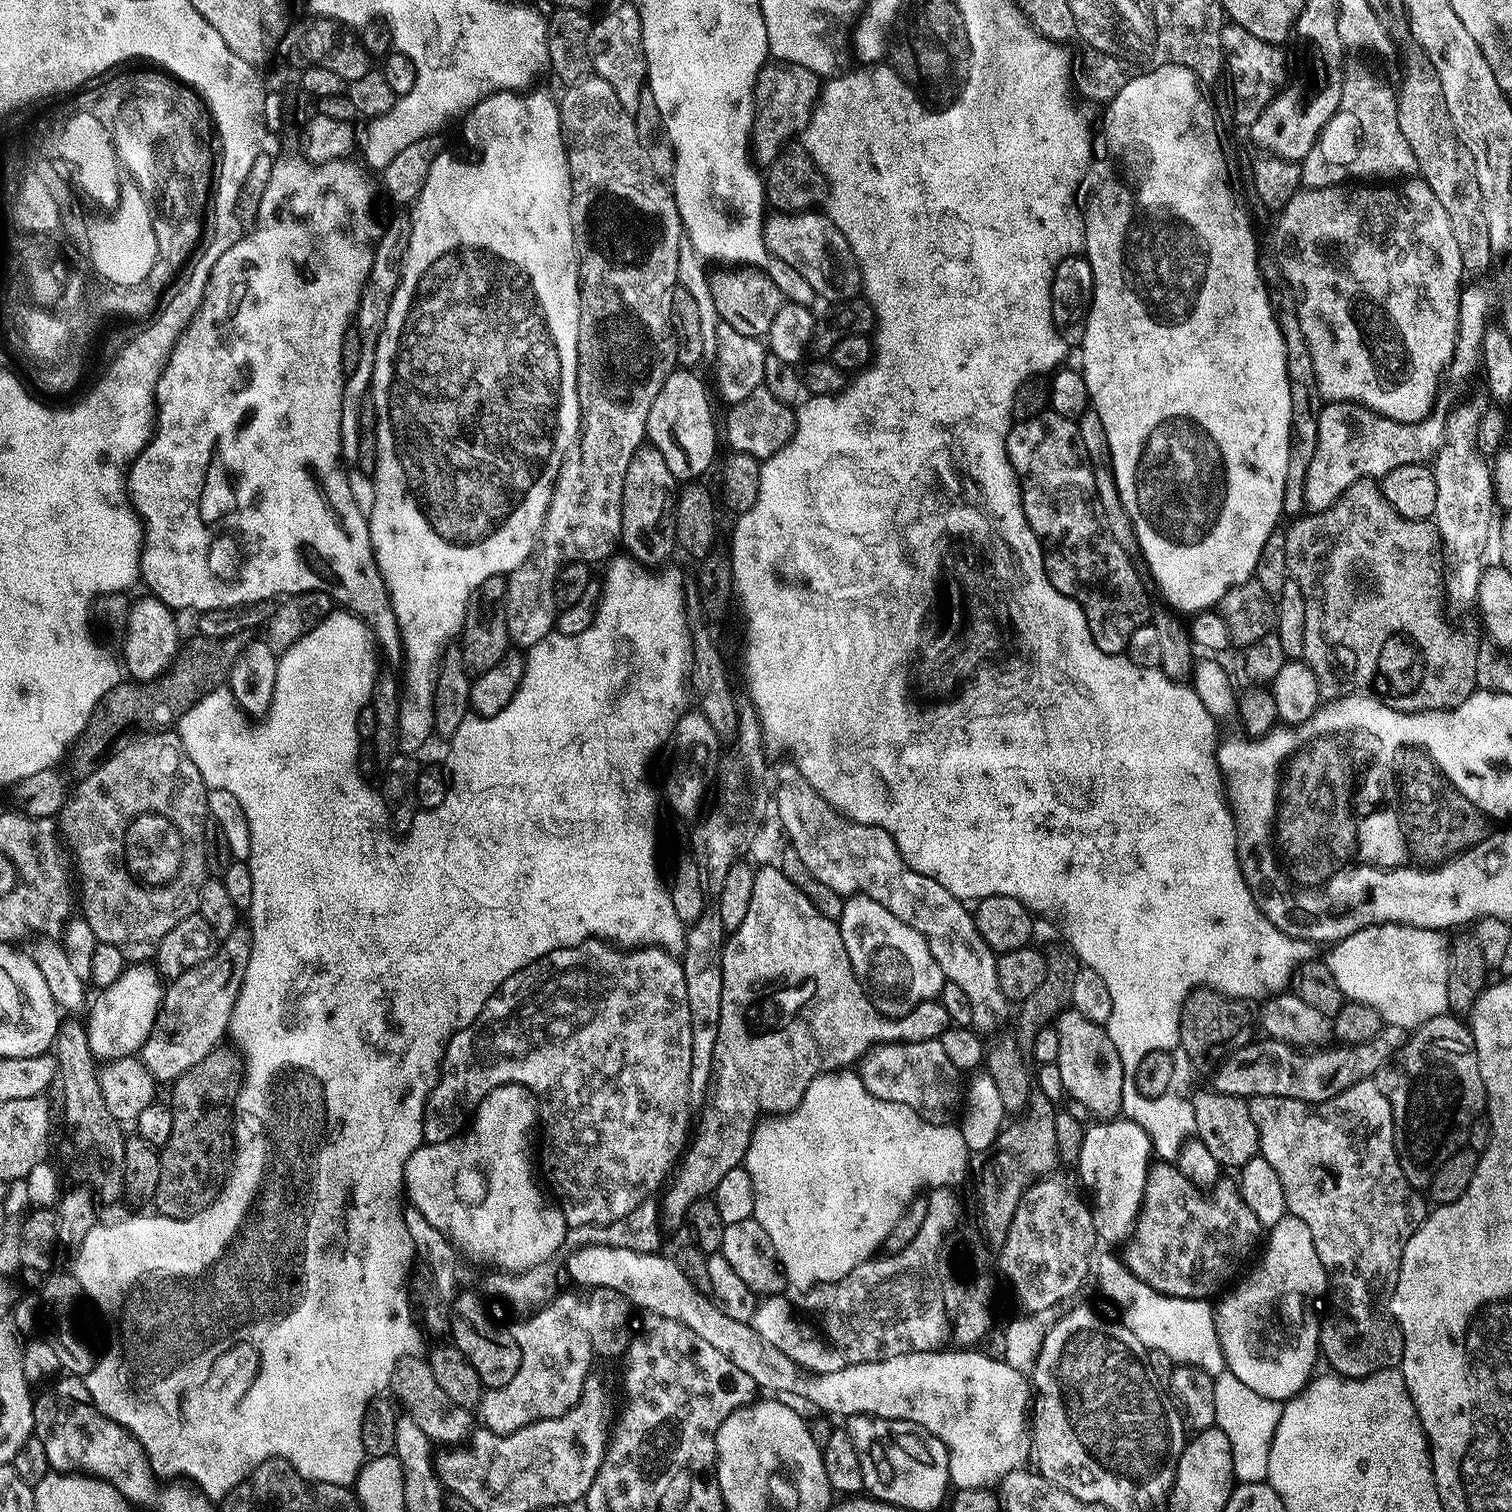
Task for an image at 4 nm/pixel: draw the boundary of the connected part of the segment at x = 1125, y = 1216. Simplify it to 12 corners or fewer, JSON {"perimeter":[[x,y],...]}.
{"perimeter":[[1127,1118],[1085,1127],[1078,1165],[1103,1243],[1142,1216],[1153,1160]]}

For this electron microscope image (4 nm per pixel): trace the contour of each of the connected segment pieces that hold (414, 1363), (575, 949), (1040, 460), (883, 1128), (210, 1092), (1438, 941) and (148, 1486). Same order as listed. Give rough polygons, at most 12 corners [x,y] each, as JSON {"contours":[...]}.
{"contours":[[[403,1356],[390,1388],[435,1445],[469,1439],[473,1413],[438,1386],[427,1359]],[[599,938],[446,1046],[424,1143],[536,1093],[558,1207],[625,1220],[690,1140],[683,963]],[[1017,420],[1006,454],[1054,590],[1111,656],[1154,608],[1098,511],[1077,421]],[[823,1072],[743,1167],[787,1283],[846,1278],[970,1153]],[[215,1048],[171,1085],[155,1211],[197,1216],[234,1152],[244,1061]],[[1375,924],[1326,963],[1345,1001],[1415,1030],[1448,1012],[1449,937]],[[79,1375],[35,1397],[34,1434],[54,1472],[156,1496],[148,1455],[92,1404]]]}

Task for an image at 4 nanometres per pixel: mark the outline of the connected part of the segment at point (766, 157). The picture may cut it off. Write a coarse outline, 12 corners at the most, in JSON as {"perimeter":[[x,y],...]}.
{"perimeter":[[765,63],[750,151],[772,164],[803,133],[821,77]]}

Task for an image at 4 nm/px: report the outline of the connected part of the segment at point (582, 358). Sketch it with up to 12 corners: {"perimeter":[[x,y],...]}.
{"perimeter":[[559,97],[580,273],[580,434],[506,579],[517,649],[607,561],[677,367],[685,239],[633,113]]}

